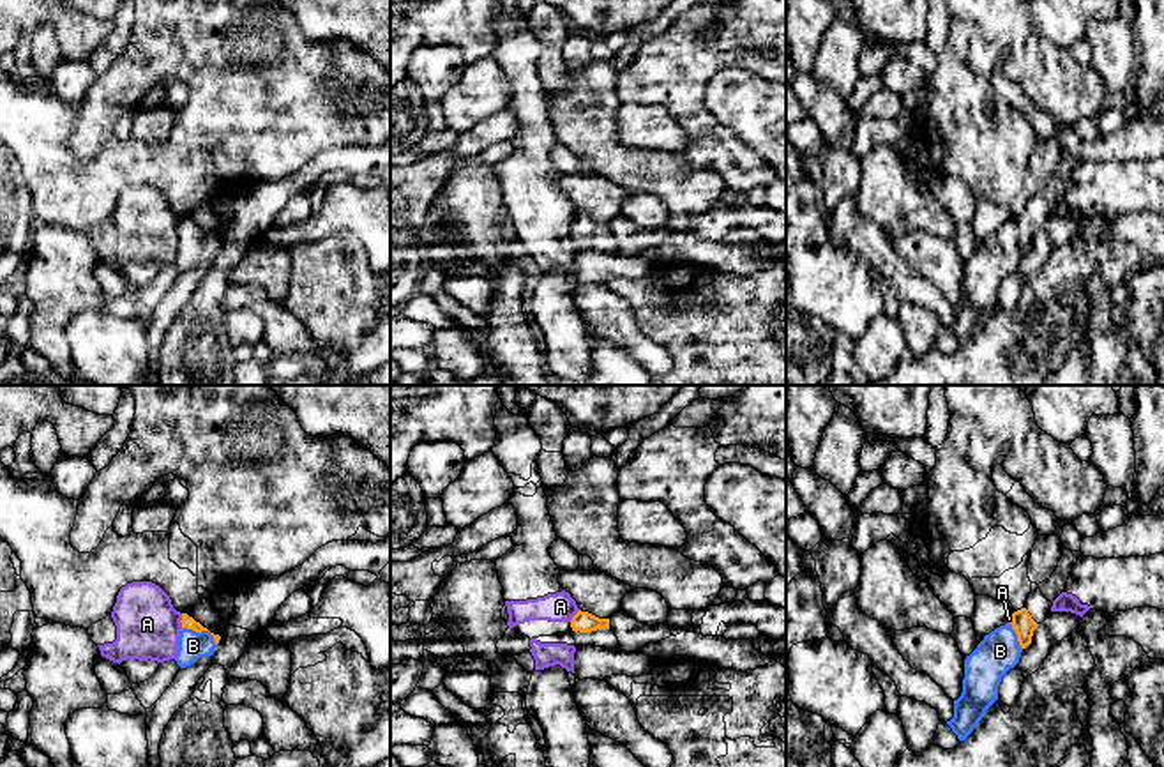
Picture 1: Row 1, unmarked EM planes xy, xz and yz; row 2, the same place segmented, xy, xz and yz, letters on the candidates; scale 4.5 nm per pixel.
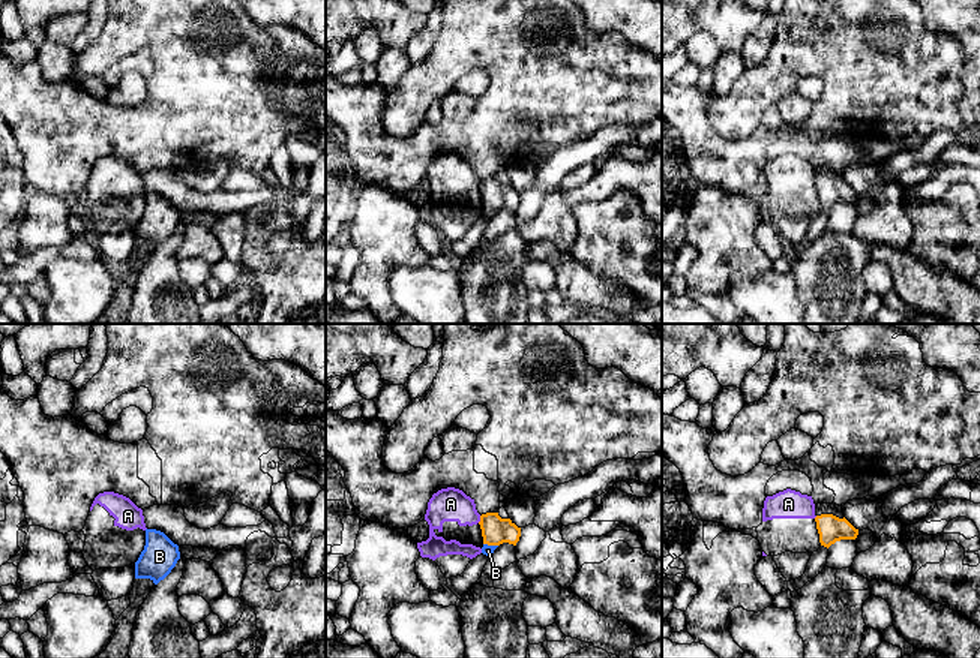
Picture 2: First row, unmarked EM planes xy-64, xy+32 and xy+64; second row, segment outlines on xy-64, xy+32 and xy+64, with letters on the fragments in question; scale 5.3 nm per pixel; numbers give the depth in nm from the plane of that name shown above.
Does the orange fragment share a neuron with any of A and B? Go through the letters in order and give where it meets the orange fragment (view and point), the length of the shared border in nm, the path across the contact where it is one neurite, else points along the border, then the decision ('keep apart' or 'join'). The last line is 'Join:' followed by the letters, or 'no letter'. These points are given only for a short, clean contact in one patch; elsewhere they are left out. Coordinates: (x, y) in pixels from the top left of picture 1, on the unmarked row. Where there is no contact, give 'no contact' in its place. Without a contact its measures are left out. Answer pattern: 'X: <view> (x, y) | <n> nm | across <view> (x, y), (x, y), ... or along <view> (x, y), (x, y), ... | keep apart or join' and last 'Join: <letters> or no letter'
A: xy (181, 225) | 70 nm | along xy (182, 218), (181, 232) | keep apart
B: xy (202, 234) | 180 nm | across xy (189, 227), (202, 234), (195, 241), (193, 250) | join
Join: B

